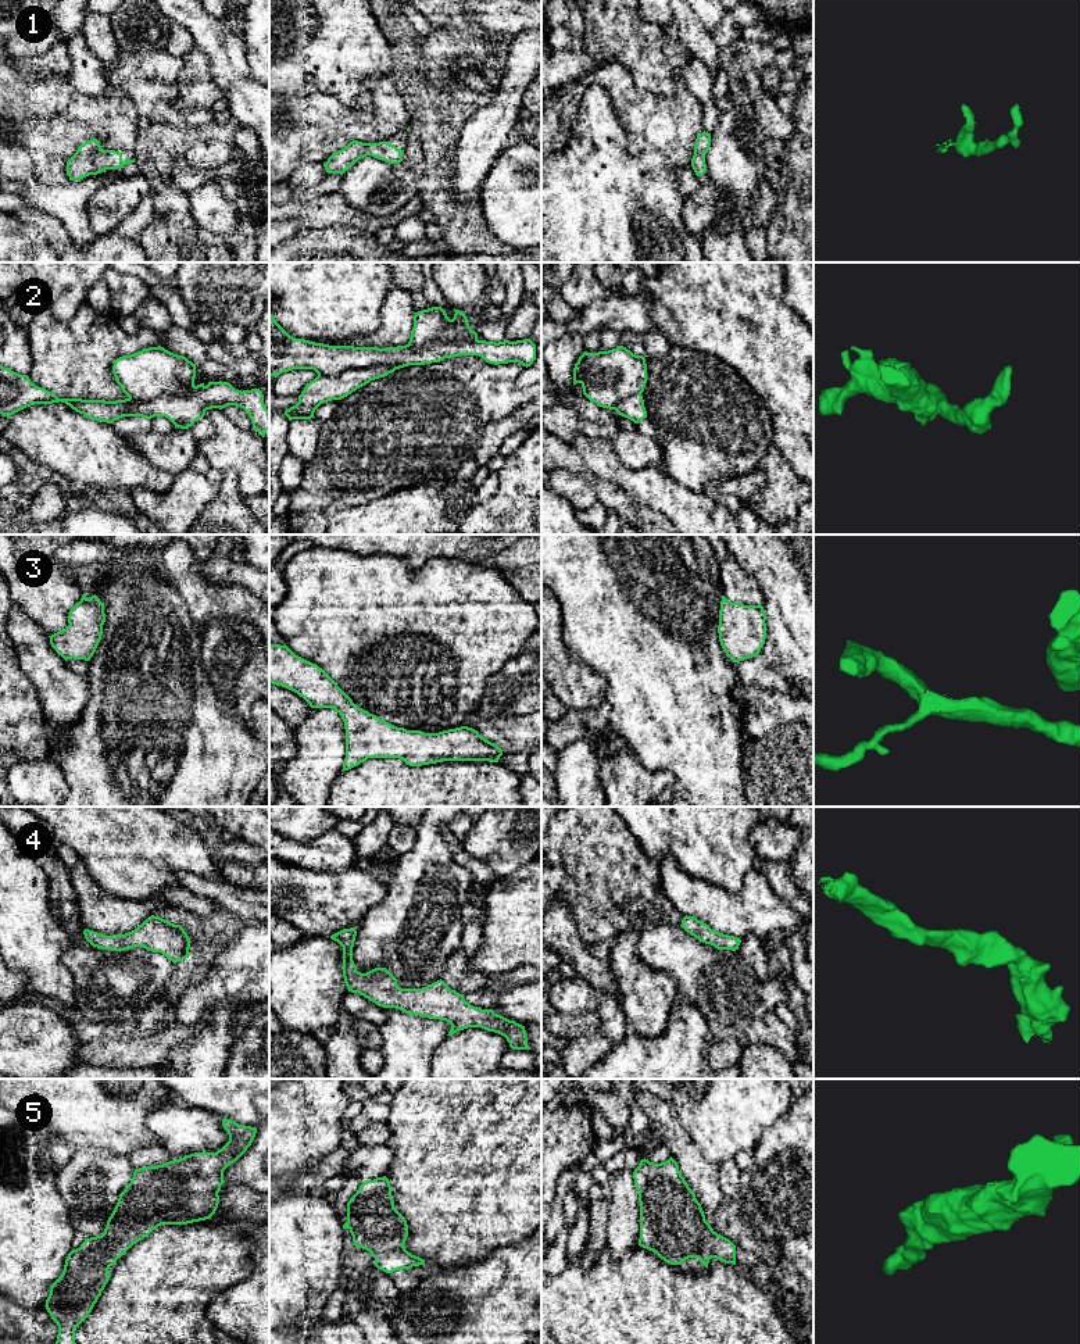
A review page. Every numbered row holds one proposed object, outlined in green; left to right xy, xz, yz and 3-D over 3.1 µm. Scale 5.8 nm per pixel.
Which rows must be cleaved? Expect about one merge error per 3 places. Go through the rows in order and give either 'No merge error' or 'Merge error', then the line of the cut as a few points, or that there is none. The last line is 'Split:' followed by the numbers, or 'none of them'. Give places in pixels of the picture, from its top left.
1: No merge error. No split
2: Merge error. Split along xz (403, 365), (371, 364), (349, 368), (333, 376), (318, 375)
3: No merge error. No split
4: No merge error. No split
5: No merge error. No split
Split: 2

